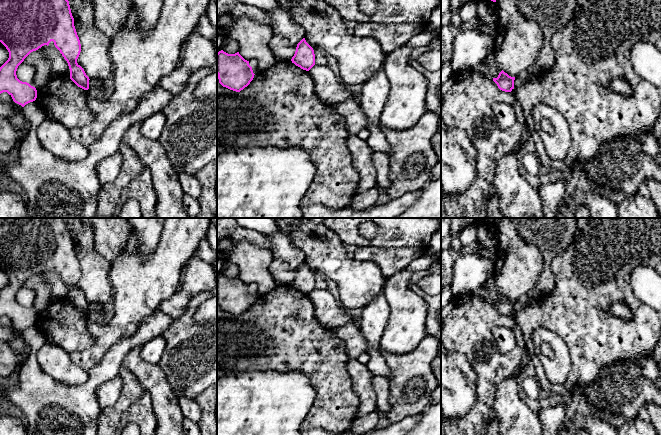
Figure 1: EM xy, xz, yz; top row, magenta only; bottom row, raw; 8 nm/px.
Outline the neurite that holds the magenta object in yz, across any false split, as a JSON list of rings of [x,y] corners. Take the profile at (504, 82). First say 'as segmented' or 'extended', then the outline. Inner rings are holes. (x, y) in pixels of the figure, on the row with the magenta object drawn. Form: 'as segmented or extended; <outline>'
as segmented; [[[503,70],[499,73],[497,78],[493,78],[498,88],[505,92],[511,92],[514,89],[514,80],[515,77],[509,76]]]

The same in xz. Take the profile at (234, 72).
as segmented; [[[221,50],[217,53],[217,75],[223,87],[240,92],[250,84],[255,74],[249,61],[239,52],[228,54]]]

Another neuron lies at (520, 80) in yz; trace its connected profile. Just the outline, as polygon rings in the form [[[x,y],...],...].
[[[534,64],[518,74],[514,80],[514,89],[523,87],[529,79],[539,75],[541,70],[537,64]]]

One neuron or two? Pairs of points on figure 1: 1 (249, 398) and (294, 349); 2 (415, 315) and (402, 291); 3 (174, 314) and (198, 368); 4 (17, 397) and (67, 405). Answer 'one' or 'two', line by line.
1: two
2: one
3: two
4: one

